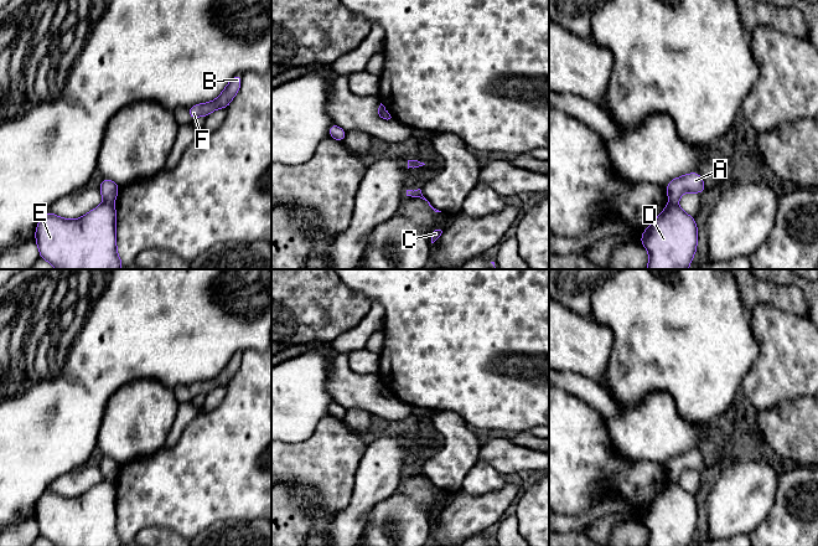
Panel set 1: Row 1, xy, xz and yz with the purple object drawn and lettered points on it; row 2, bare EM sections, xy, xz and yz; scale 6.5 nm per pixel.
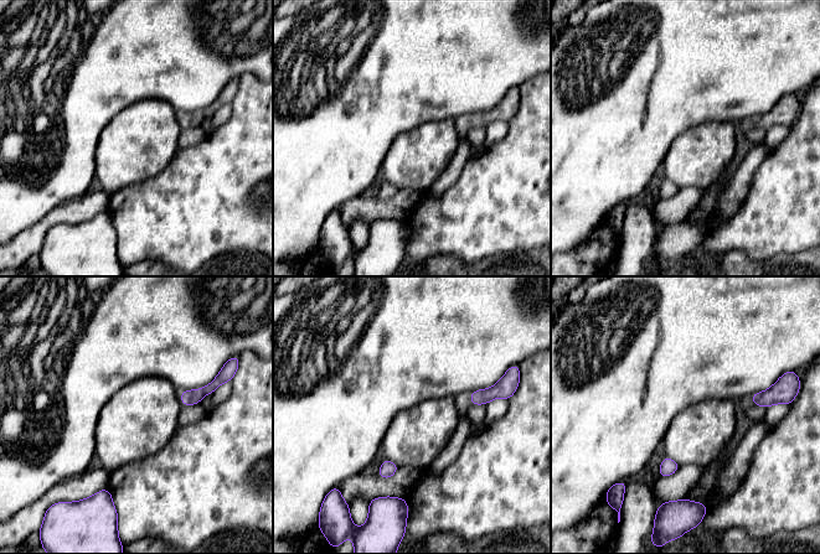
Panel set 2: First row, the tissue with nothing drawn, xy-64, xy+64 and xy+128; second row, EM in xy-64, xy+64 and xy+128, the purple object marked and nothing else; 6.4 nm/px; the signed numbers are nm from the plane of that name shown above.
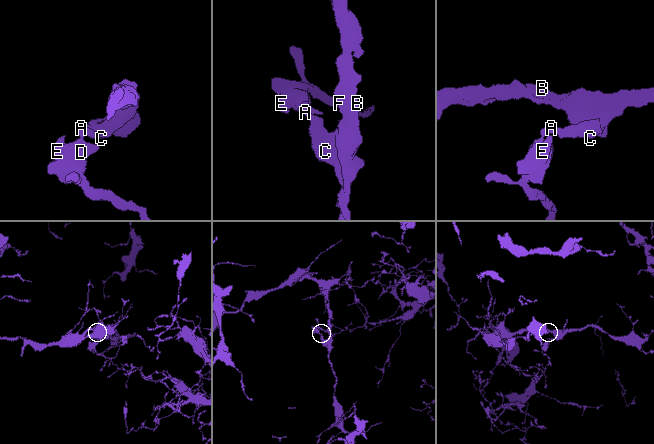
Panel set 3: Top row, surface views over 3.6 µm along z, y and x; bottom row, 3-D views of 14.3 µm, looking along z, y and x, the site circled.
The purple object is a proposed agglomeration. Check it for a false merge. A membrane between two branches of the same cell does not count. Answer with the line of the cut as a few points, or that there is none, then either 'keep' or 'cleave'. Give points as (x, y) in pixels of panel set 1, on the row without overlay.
cut xy (105, 479), (112, 482); cleave

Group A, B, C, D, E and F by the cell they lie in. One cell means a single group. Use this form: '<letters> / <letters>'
A B C F / D E

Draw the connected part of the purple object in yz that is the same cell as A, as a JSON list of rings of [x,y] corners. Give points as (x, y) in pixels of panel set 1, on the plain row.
[[[689,450],[680,455],[673,457],[666,464],[671,481],[677,481],[684,470],[697,470],[701,473],[705,468],[703,455],[698,450]]]

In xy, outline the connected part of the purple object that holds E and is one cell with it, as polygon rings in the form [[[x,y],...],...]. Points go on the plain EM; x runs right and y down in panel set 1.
[[[104,480],[77,498],[66,498],[48,489],[40,496],[36,509],[40,536],[55,546],[120,546],[117,529],[117,488]]]

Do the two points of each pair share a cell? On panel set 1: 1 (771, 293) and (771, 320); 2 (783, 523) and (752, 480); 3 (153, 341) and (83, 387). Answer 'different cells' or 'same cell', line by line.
1: different cells
2: different cells
3: same cell

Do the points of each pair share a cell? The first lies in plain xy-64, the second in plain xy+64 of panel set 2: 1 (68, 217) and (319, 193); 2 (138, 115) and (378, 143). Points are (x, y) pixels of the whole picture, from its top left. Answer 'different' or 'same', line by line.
1: different
2: different

